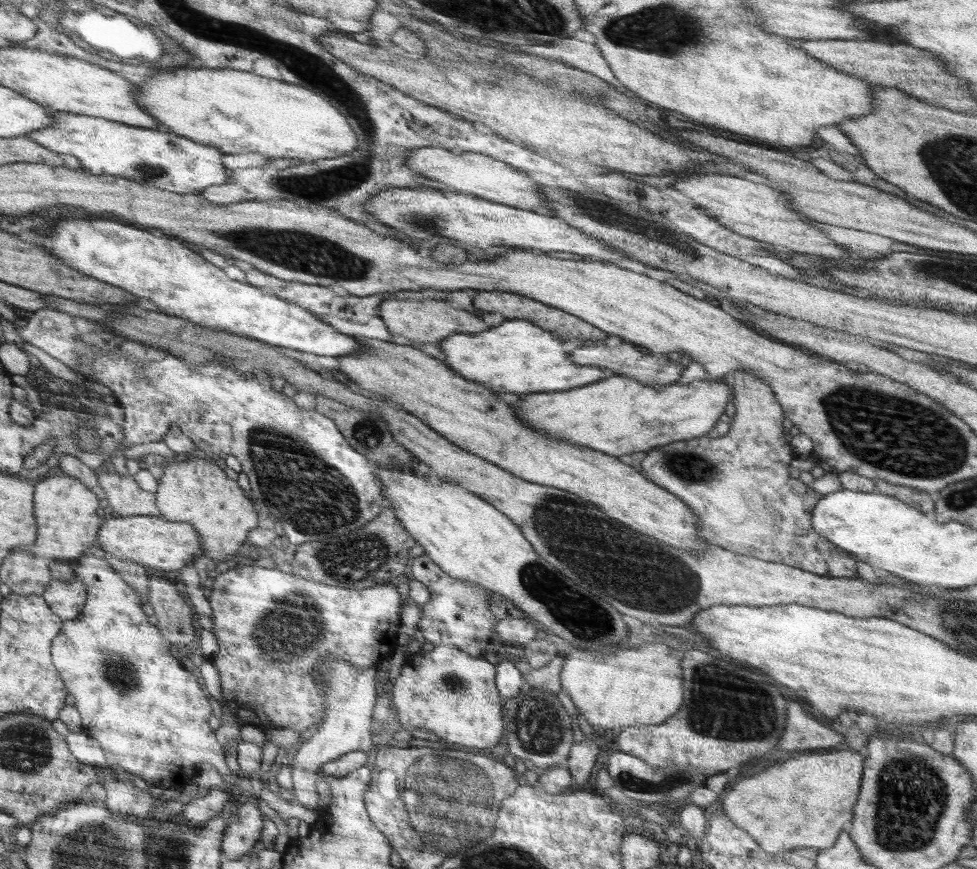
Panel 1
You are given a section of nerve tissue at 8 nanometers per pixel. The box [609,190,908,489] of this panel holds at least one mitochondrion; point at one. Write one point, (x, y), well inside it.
(692, 467)

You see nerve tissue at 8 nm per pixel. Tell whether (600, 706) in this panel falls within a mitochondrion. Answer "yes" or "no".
no

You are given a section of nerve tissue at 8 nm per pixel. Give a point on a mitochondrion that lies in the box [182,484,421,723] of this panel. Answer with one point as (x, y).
(281, 631)

